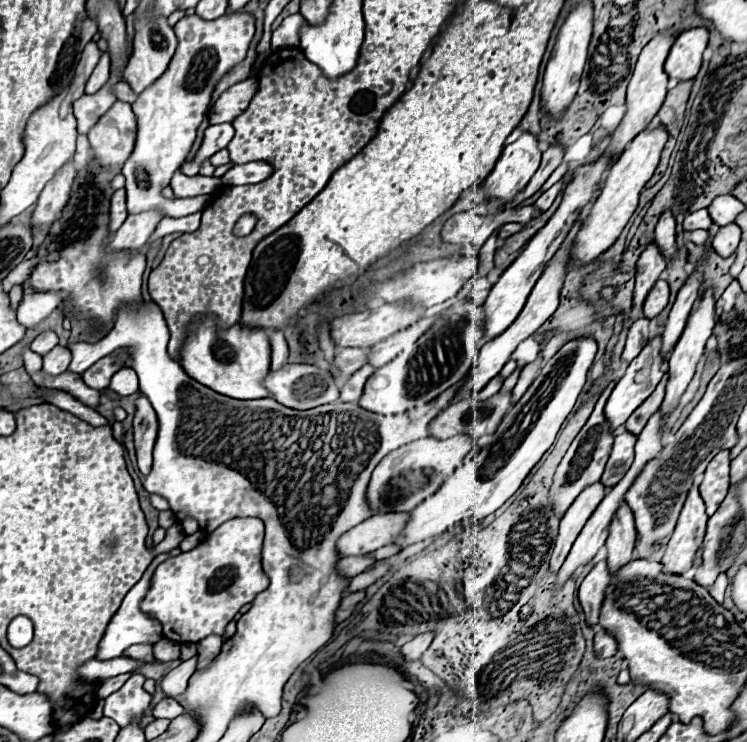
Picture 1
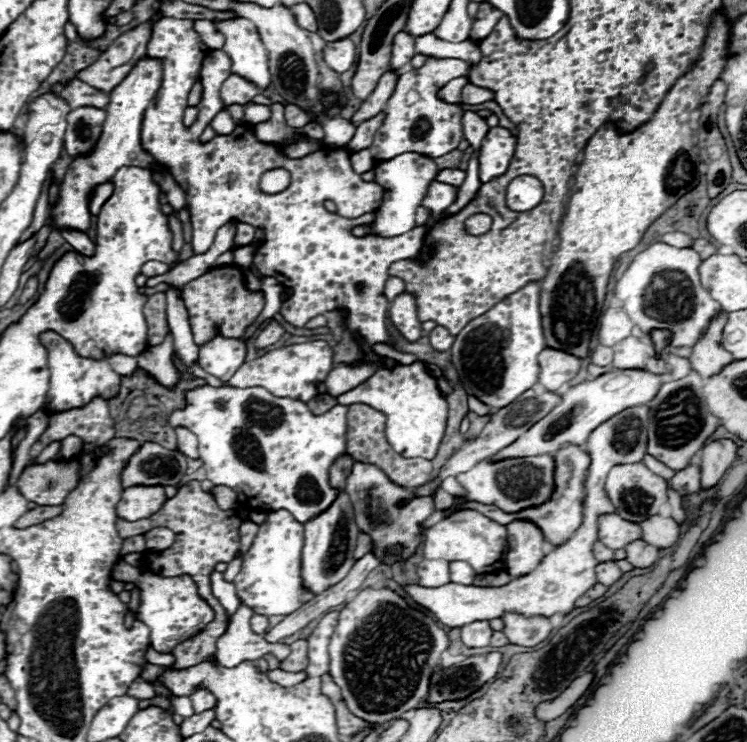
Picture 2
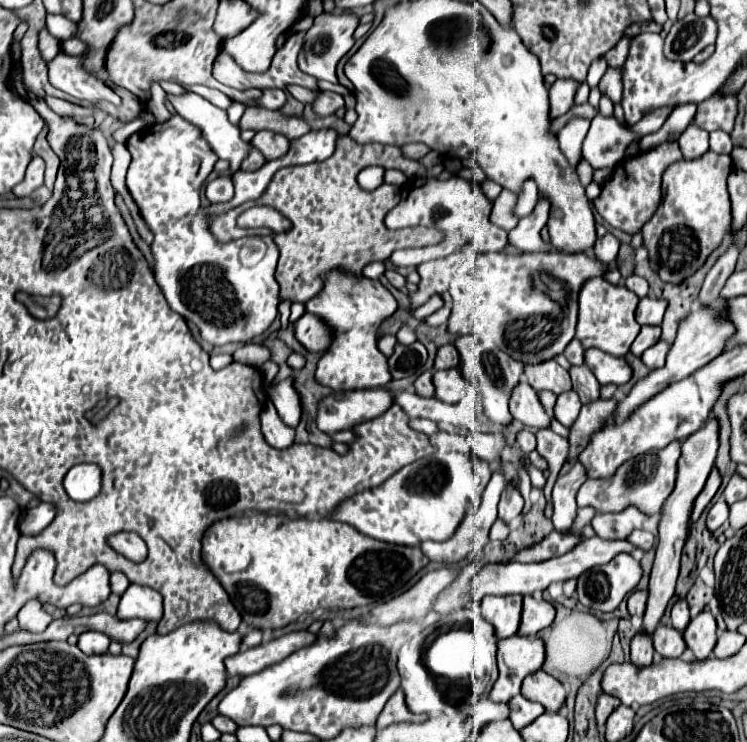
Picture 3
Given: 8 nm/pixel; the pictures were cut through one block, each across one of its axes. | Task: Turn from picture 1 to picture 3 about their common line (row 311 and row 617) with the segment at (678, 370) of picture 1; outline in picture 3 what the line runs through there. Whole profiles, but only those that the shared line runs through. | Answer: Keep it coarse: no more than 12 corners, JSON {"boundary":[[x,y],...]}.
{"boundary":[[700,612],[684,630],[698,660],[706,660],[718,640],[714,616]]}

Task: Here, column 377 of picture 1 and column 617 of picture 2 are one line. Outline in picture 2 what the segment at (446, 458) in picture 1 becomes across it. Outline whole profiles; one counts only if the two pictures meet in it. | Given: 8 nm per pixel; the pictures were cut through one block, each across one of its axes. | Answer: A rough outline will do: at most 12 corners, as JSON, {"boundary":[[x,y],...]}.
{"boundary":[[642,462],[614,466],[606,492],[616,514],[644,522],[668,482]]}

